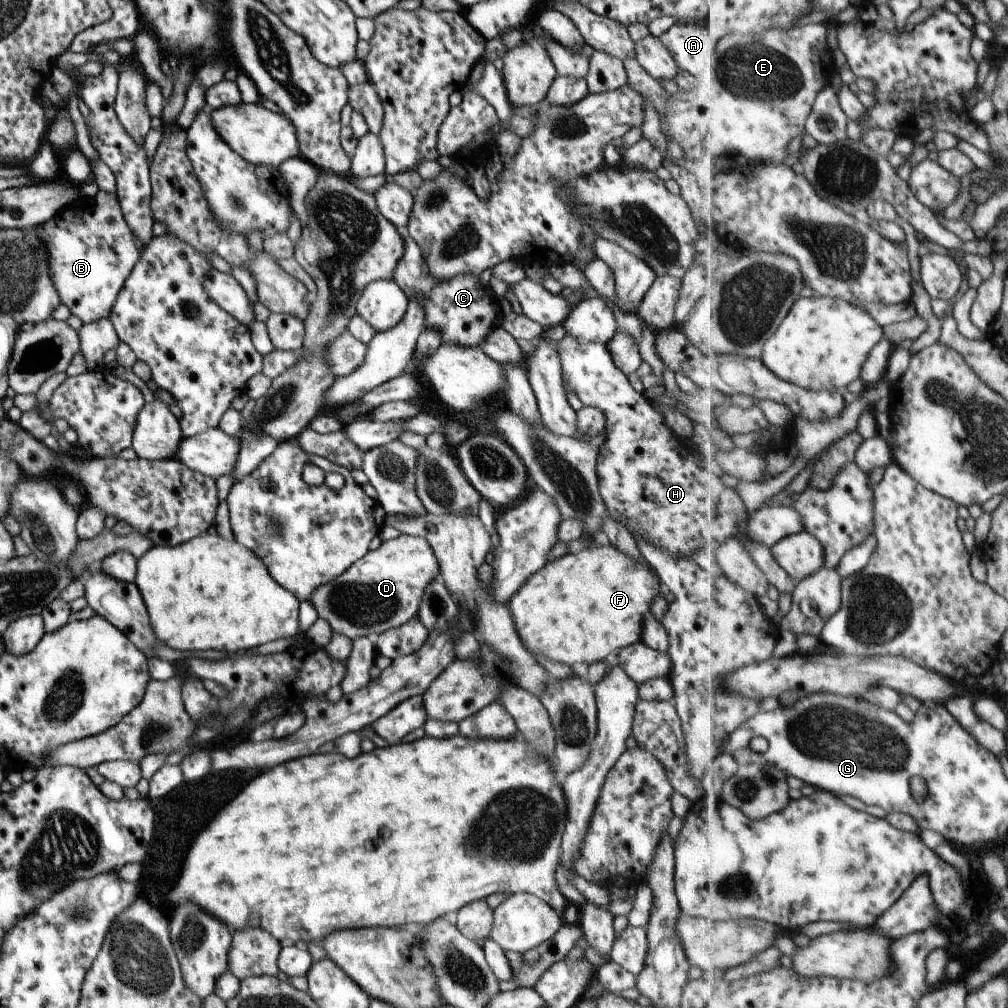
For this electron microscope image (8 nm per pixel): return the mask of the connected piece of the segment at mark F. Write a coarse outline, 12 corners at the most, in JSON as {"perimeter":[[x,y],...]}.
{"perimeter":[[611,544],[546,563],[507,606],[536,660],[642,640],[660,578]]}

